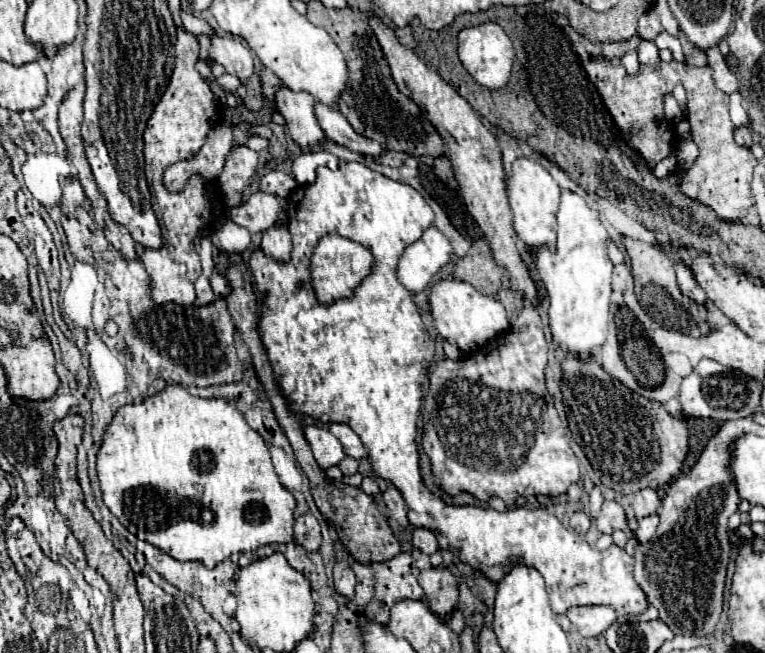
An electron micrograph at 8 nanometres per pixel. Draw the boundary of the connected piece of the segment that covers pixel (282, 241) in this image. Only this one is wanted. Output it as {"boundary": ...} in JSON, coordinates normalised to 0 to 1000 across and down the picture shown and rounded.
{"boundary":[[[353,348],[350,354],[345,354],[342,372],[340,372],[340,384],[363,400],[363,403],[374,403],[379,400],[379,384],[382,384],[382,366],[376,357],[376,348]]]}

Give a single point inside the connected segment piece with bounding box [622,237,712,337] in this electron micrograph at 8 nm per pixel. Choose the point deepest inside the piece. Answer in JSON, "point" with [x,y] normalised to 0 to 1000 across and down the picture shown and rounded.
{"point":[867,461]}

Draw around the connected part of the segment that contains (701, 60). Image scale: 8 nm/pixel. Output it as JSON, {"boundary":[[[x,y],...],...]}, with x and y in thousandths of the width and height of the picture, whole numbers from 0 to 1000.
{"boundary":[[[889,51],[889,54],[886,54],[886,60],[889,60],[892,72],[894,72],[897,96],[899,96],[899,100],[910,100],[910,103],[920,103],[920,100],[923,100],[923,84],[920,84],[918,78],[907,75],[907,69],[897,60],[897,54],[894,54],[894,51]]]}

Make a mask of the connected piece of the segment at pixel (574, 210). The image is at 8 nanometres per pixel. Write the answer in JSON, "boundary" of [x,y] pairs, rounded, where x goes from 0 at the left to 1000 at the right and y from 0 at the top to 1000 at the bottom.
{"boundary":[[[735,289],[727,384],[706,378],[701,412],[719,455],[722,516],[737,541],[771,547],[776,534],[792,522],[797,492],[803,495],[803,479],[809,470],[810,456],[816,456],[816,446],[803,446],[800,440],[803,412],[800,420],[800,400],[795,397],[792,369],[795,357],[784,342],[782,323],[774,320],[756,296]]]}

